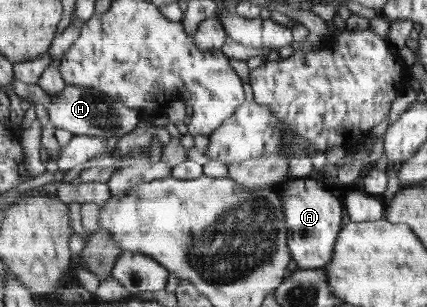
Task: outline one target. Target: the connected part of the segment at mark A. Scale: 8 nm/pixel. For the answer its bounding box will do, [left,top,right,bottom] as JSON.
[280,175,346,269]

